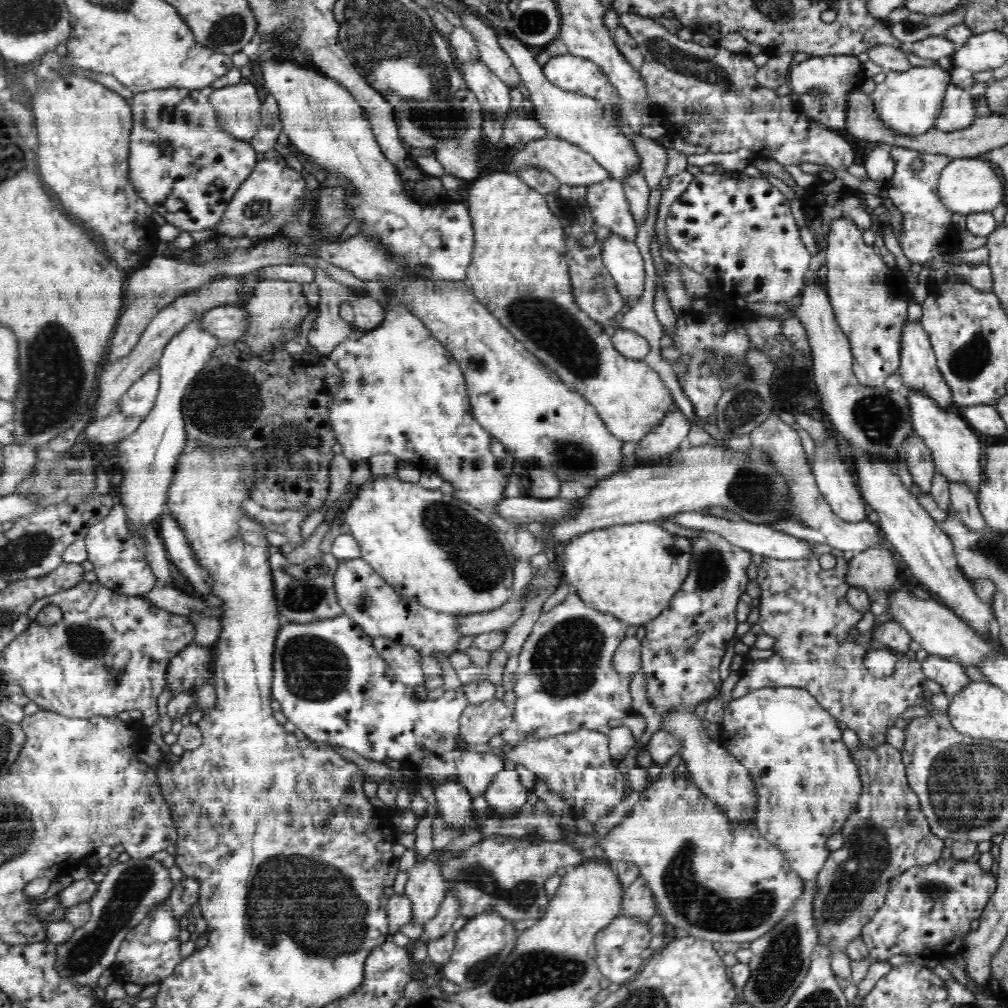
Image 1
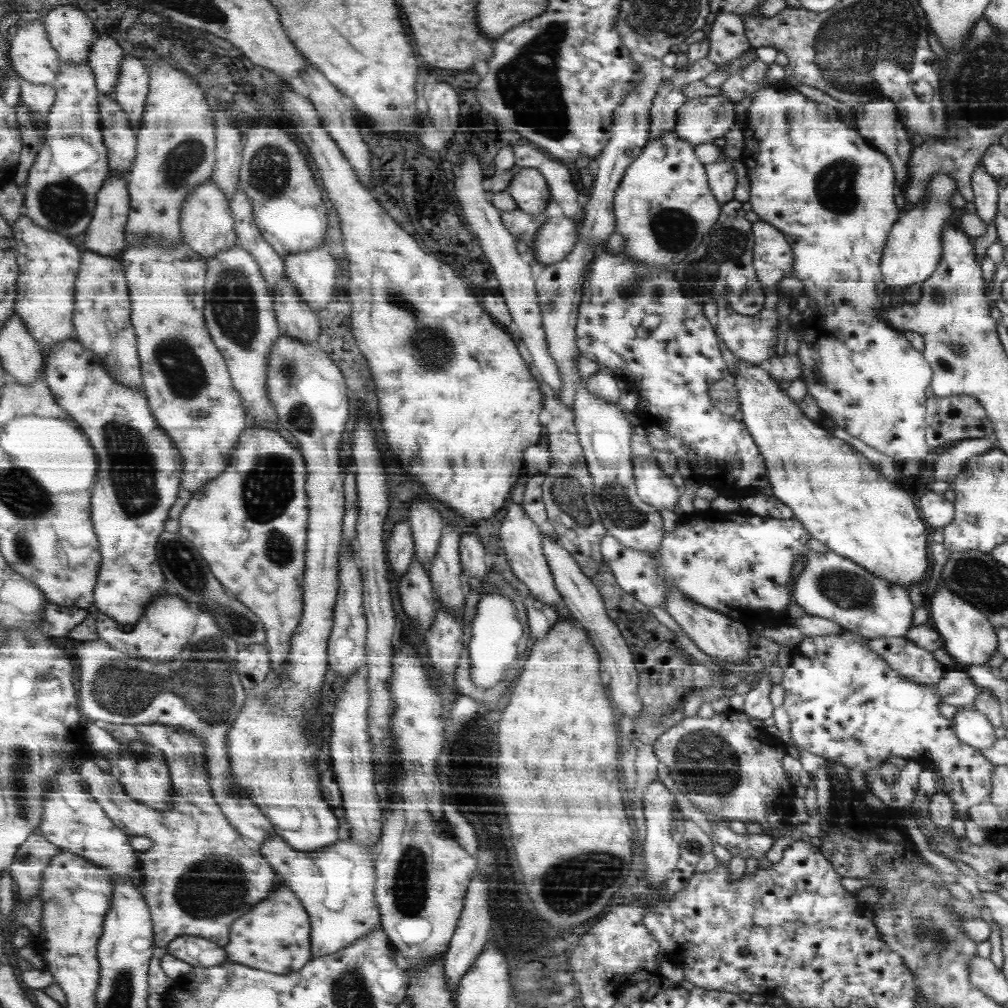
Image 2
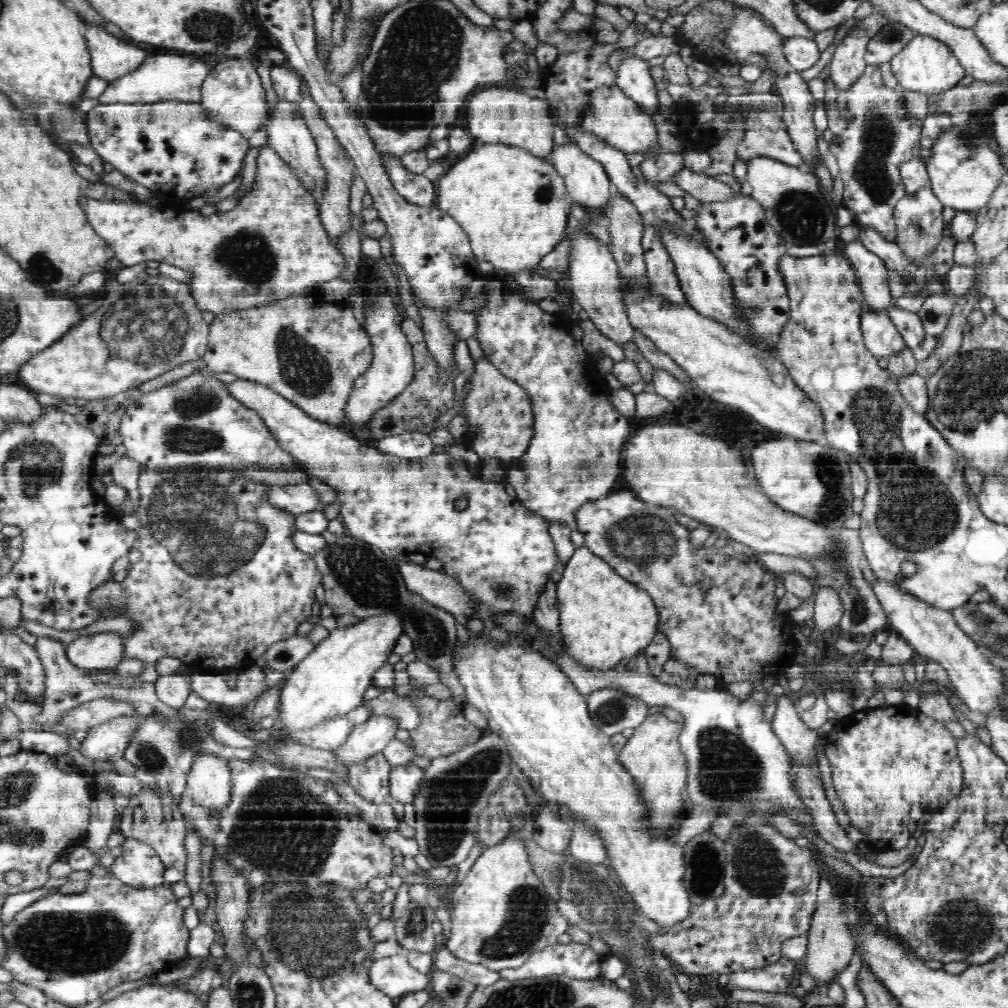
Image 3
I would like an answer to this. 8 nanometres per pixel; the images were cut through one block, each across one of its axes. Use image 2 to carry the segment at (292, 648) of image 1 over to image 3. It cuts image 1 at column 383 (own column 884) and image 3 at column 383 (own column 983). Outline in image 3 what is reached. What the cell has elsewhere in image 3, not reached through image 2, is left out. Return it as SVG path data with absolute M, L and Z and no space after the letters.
M376 754L368 762L360 762L350 768L350 786L362 800L374 804L382 804L390 796L390 780L392 766L388 764L388 758L384 758L384 754Z

